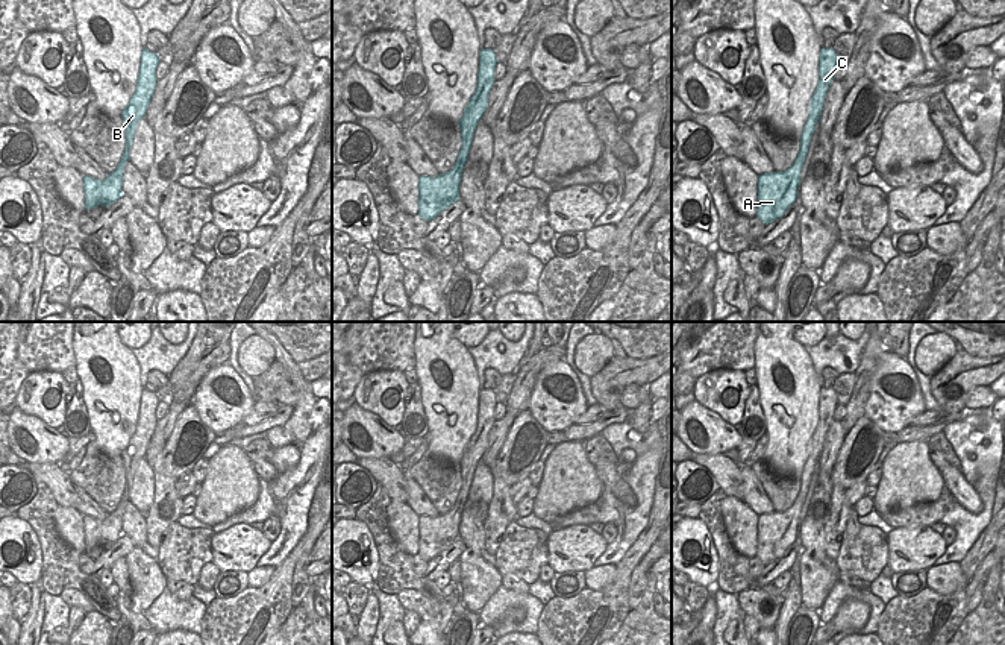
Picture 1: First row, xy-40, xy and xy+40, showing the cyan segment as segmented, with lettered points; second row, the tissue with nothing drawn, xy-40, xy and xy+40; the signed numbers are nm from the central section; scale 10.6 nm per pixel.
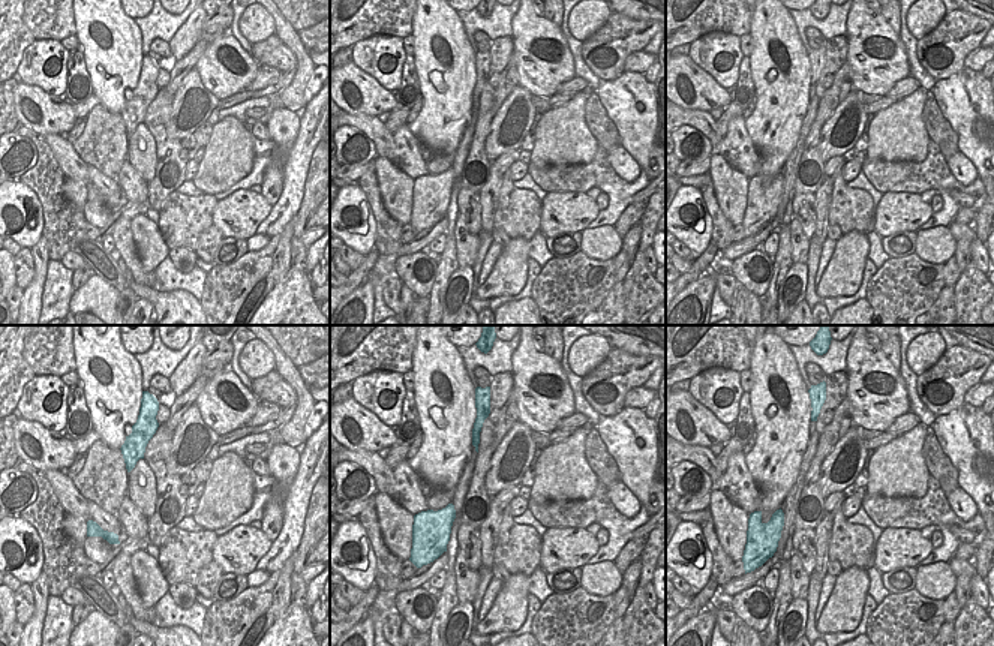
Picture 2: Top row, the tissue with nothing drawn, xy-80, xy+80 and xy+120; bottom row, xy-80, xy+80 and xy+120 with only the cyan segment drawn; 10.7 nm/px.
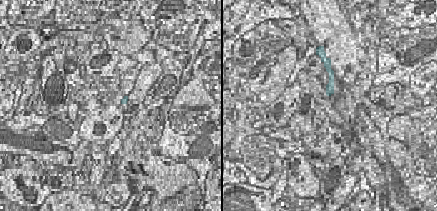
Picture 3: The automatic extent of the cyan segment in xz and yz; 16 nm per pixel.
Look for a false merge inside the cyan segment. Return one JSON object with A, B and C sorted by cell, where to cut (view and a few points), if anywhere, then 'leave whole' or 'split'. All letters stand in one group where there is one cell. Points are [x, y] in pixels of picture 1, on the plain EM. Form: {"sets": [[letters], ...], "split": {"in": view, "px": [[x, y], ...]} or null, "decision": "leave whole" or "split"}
{"sets": [["A", "B", "C"]], "split": null, "decision": "leave whole"}

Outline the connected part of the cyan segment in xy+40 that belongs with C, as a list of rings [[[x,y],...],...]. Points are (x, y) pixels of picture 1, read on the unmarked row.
[[[822,387],[819,398],[819,422],[811,437],[809,455],[802,470],[800,490],[794,504],[785,511],[764,513],[758,516],[756,557],[764,565],[782,557],[784,552],[796,542],[797,527],[800,525],[800,511],[808,493],[811,477],[823,451],[826,433],[834,420],[837,404],[835,390],[832,387]]]

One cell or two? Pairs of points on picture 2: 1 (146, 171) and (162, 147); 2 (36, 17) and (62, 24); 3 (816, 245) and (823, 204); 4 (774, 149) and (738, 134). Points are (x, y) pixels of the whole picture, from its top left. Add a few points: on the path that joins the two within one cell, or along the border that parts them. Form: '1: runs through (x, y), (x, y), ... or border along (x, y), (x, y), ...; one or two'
1: border along (144, 123), (156, 156), (149, 183); two
2: runs through (42, 17), (51, 17), (56, 21); one
3: runs through (820, 234), (822, 215); one
4: border along (744, 120), (744, 128), (759, 158), (759, 174); two

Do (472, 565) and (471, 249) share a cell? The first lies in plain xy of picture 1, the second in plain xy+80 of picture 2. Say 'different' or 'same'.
same

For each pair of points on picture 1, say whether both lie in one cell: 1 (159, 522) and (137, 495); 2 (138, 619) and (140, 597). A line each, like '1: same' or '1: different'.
1: different
2: different

